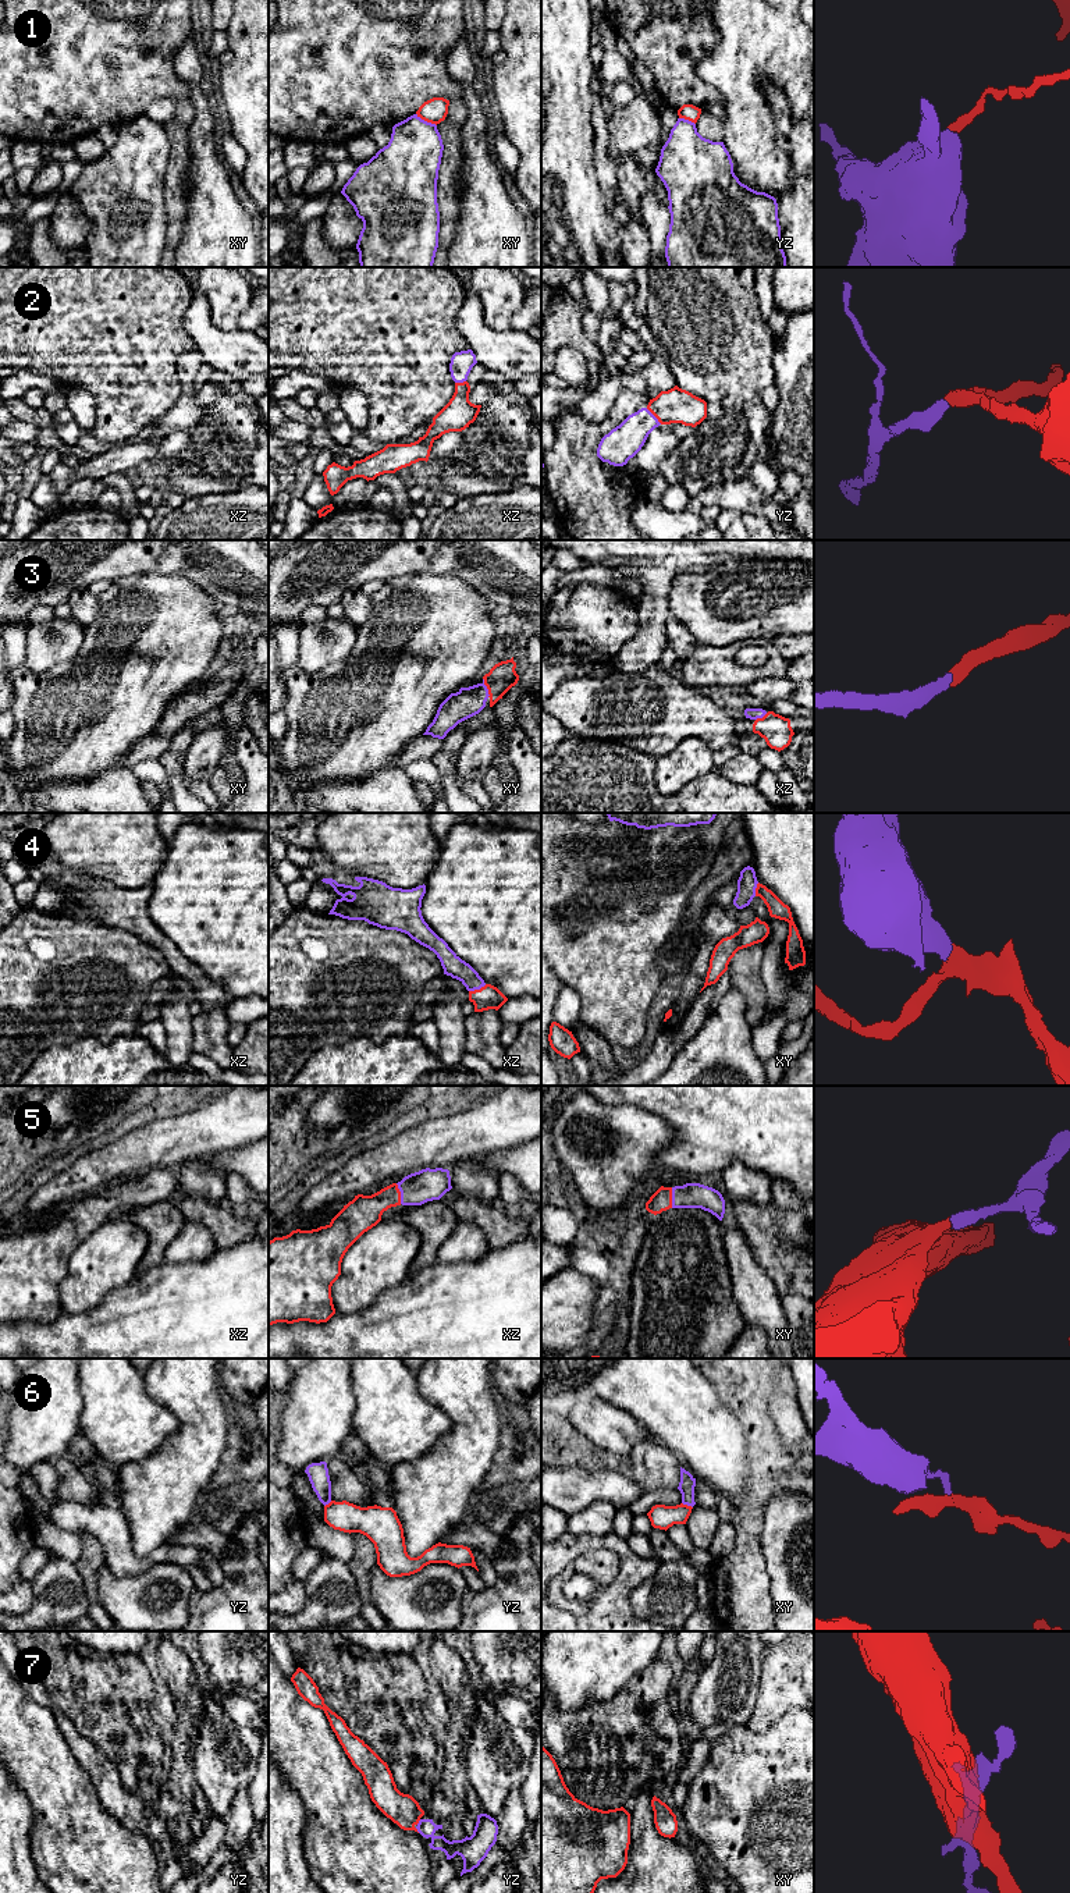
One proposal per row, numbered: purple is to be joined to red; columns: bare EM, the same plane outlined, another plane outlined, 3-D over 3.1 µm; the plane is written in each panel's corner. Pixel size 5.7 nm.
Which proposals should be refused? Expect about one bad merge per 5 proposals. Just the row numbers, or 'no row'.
1, 6

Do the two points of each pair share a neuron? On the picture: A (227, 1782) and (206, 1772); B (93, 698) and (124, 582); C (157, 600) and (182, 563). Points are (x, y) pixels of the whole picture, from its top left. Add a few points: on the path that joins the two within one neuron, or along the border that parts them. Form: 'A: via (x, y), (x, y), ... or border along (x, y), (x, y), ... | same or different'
A: via (221, 1776), (217, 1772), (212, 1772) | same
B: border along (138, 575), (128, 588), (121, 589) | different
C: border along (141, 575), (180, 574), (203, 590) | different

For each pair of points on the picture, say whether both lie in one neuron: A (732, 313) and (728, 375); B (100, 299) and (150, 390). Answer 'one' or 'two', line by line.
A: one
B: one

